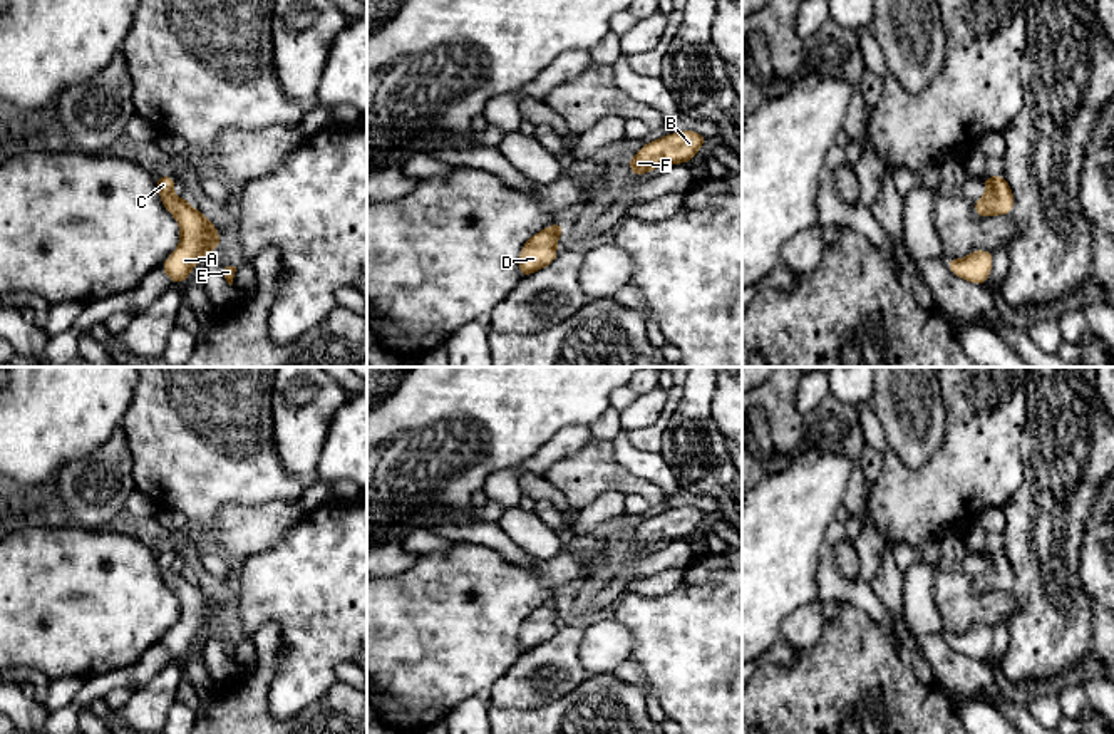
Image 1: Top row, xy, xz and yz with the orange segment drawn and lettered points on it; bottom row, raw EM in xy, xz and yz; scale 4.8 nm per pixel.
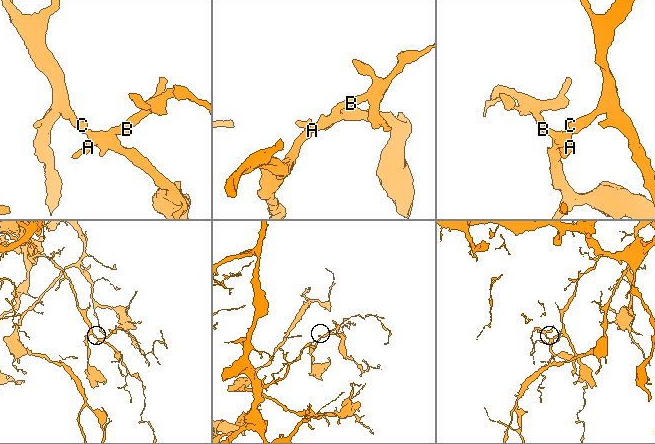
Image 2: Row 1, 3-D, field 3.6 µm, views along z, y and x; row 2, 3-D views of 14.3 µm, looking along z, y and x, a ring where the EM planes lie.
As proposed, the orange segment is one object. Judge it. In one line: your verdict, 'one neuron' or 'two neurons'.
one neuron

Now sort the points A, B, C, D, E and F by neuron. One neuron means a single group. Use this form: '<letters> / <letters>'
A B C D E F

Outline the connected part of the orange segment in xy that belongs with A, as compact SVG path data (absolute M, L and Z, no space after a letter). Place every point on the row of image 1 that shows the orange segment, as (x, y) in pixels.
M176 176L156 178L164 208L178 220L181 226L181 243L174 253L161 265L162 271L176 285L186 282L199 258L206 256L211 250L219 248L219 231L199 211L188 204L186 198L176 198L173 186Z

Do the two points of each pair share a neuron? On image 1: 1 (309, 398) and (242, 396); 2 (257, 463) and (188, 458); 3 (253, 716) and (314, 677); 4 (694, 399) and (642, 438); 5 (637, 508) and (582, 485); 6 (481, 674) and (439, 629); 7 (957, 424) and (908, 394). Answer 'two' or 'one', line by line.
1: two
2: one
3: two
4: two
5: two
6: one
7: two

